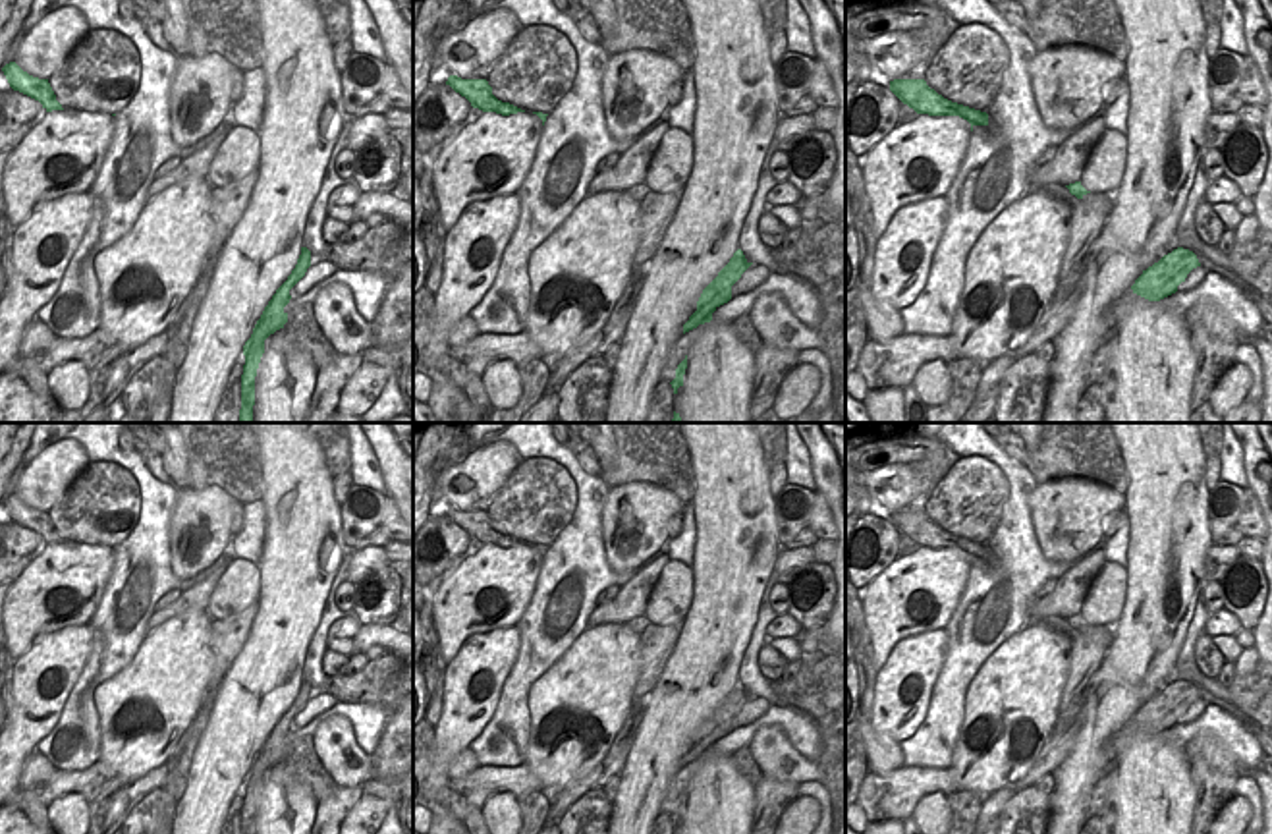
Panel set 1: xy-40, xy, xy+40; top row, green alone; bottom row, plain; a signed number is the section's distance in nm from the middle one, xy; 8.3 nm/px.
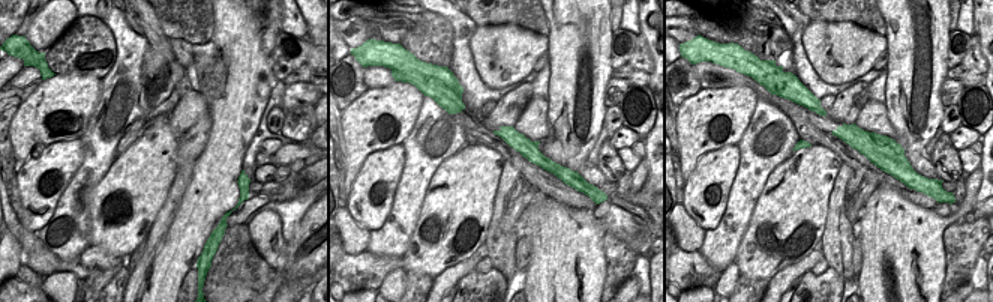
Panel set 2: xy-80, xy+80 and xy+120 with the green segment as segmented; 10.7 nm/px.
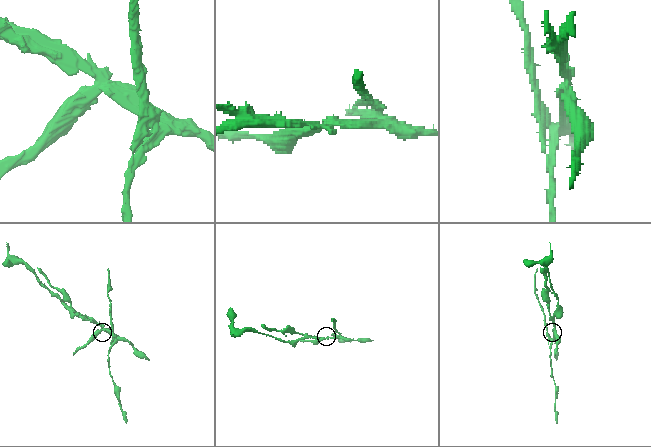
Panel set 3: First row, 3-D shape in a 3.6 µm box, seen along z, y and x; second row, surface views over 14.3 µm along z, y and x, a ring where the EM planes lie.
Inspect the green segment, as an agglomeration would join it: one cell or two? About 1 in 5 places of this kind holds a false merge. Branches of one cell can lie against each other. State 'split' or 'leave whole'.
split

